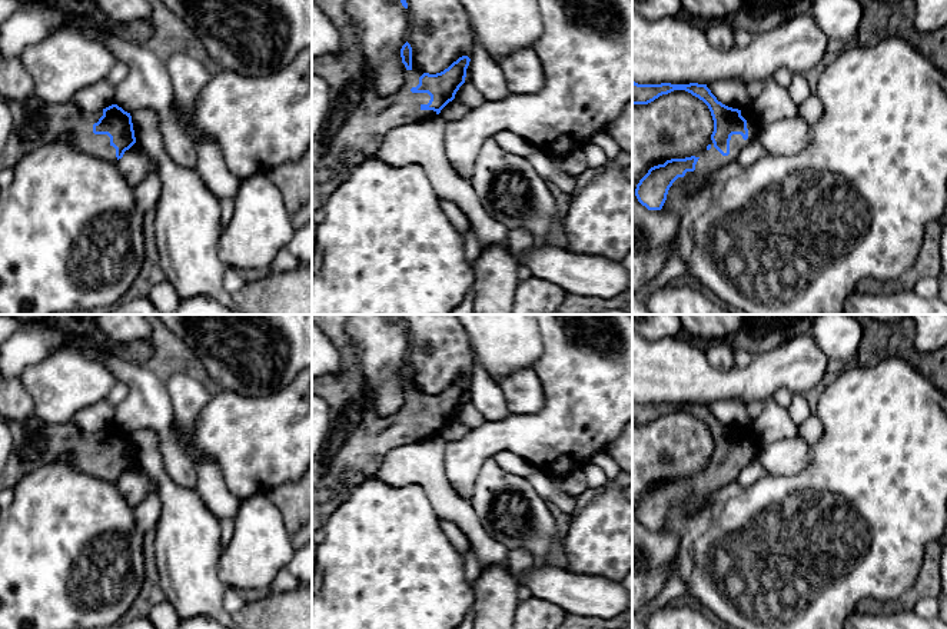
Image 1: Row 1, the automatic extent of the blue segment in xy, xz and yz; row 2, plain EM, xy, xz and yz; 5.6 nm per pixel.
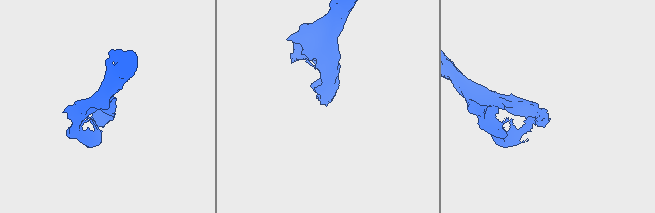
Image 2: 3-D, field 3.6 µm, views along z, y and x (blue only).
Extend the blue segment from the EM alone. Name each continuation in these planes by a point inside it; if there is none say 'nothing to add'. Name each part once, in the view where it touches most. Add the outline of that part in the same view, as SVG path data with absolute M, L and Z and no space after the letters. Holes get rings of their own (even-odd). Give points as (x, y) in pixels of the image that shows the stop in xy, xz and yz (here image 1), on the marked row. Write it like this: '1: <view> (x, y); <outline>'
1: yz (710, 160); M741 110L741 116L747 120L748 139L744 140L741 134L732 134L730 140L730 154L722 156L715 147L712 140L710 142L711 149L704 150L695 164L694 172L687 172L684 177L678 177L674 183L679 183L681 180L691 177L694 180L707 180L710 174L717 172L718 169L727 166L728 163L737 160L740 152L757 140L758 134L758 119L751 110ZM672 183L672 184L674 184Z

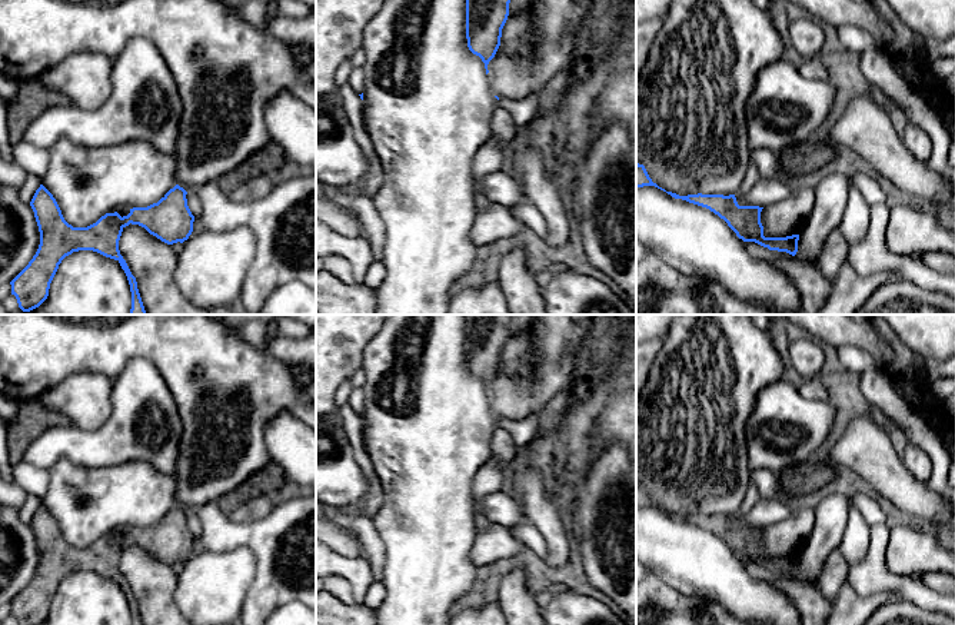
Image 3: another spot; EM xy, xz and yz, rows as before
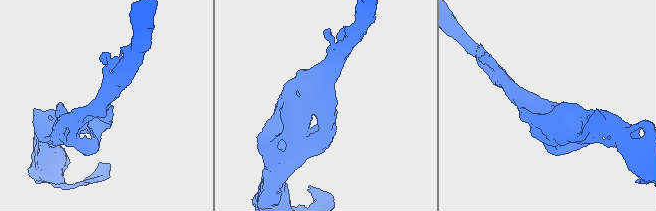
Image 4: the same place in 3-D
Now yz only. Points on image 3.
nothing to add

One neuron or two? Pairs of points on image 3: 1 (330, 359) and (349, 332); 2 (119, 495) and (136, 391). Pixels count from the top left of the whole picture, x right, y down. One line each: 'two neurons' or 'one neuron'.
1: one neuron
2: two neurons

